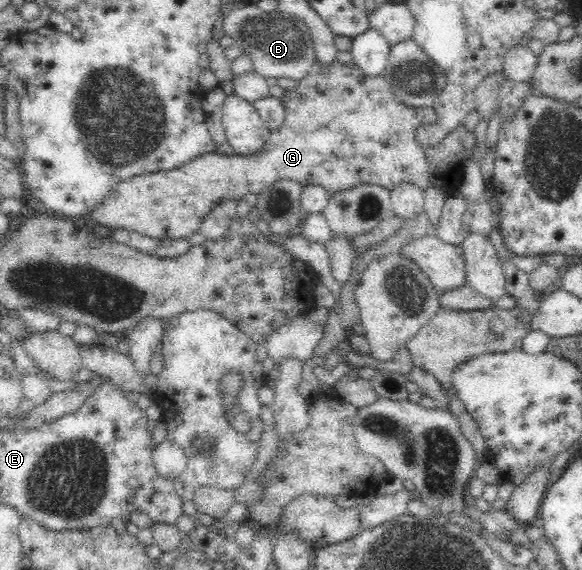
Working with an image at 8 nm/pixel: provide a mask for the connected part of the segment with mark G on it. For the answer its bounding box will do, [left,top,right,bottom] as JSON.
[87,62,477,238]

